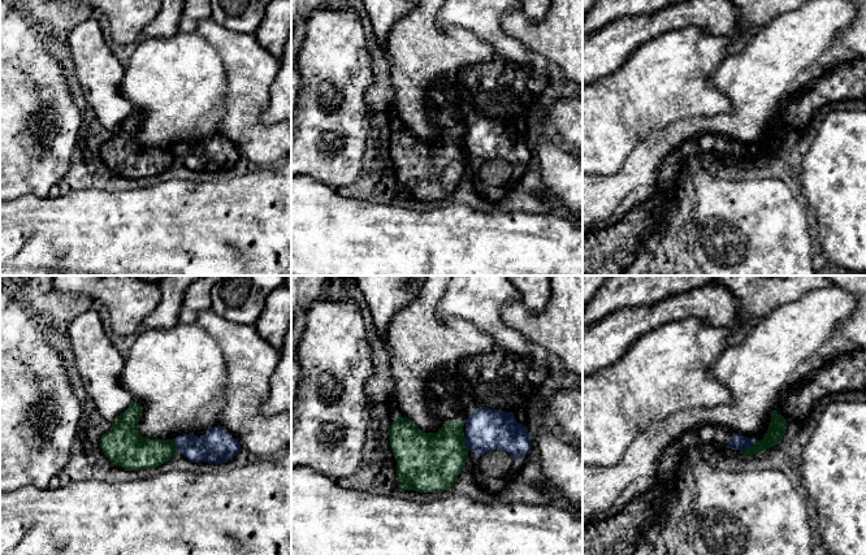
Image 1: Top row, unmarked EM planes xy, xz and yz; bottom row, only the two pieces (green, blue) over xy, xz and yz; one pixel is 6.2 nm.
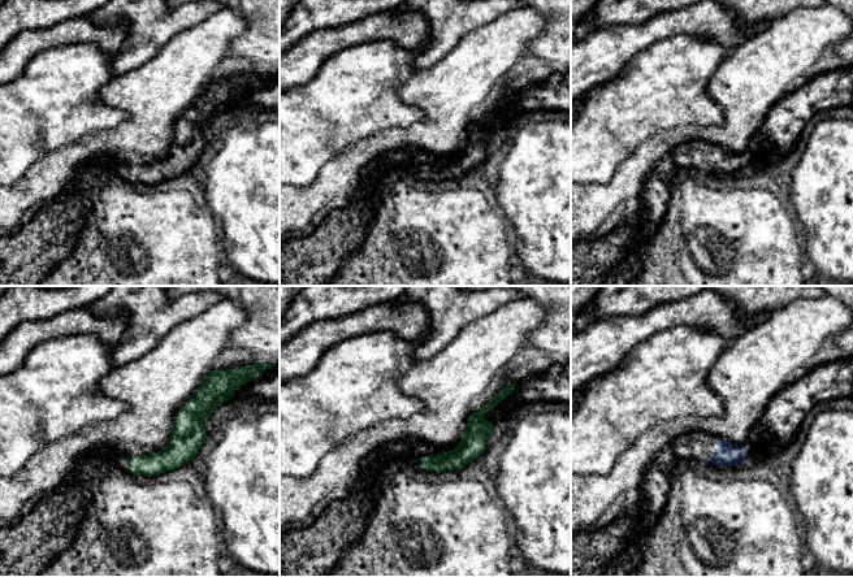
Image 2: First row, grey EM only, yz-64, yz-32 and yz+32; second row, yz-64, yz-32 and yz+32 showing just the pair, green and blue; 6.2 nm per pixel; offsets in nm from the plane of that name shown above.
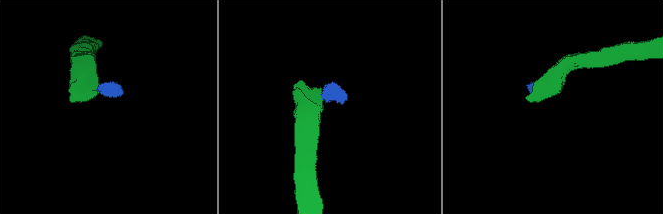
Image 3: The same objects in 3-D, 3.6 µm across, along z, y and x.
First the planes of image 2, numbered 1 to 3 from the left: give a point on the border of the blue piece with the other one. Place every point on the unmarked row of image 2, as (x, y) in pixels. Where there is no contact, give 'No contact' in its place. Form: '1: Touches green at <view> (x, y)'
1: No contact
2: No contact
3: No contact

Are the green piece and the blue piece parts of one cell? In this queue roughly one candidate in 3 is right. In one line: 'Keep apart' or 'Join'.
Keep apart

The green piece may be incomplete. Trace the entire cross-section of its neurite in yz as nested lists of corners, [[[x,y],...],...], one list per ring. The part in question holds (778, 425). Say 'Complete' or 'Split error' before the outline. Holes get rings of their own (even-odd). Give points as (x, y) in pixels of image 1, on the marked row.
Complete. [[[774,409],[771,412],[771,422],[763,438],[761,441],[755,441],[752,448],[744,450],[740,454],[758,455],[766,451],[767,448],[779,445],[783,441],[787,425],[787,420]]]

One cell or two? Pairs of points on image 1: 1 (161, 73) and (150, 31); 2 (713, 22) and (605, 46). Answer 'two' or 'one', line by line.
1: two
2: one

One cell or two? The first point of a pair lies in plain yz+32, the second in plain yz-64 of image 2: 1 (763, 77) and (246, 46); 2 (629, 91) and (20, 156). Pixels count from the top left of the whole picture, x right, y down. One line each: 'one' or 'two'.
1: two
2: one

